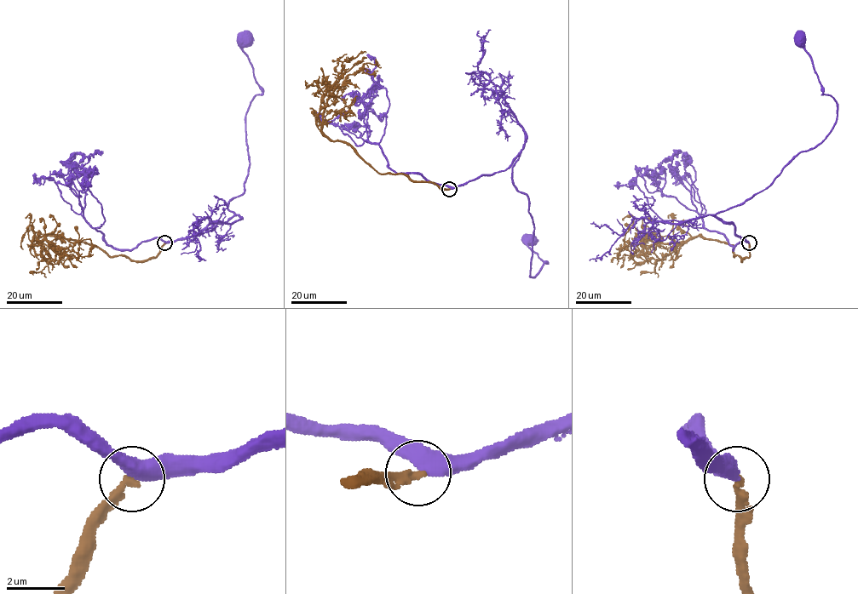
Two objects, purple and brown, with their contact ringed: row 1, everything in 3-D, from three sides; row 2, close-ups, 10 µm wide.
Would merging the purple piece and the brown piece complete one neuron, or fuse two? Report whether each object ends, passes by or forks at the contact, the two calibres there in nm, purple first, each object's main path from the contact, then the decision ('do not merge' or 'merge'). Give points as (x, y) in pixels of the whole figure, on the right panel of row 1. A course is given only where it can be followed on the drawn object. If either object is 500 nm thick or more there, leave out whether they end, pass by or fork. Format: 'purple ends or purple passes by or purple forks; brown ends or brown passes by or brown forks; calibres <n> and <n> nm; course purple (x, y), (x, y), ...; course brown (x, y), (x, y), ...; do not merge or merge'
purple passes by; brown ends; calibres 480 and 280 nm; course purple (748, 242), (716, 214), (763, 191), (798, 153), (816, 147), (837, 119), (836, 101), (823, 94), (801, 39); course brown (748, 242), (742, 261), (732, 246), (701, 236), (669, 243), (648, 234), (624, 239), (619, 253); do not merge

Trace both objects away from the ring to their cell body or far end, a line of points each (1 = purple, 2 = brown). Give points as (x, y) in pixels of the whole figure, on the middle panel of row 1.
1: (449, 188), (503, 171), (519, 156), (512, 181), (527, 197), (534, 225), (530, 277), (546, 262), (529, 241)
2: (449, 188), (377, 172), (349, 145), (322, 130), (323, 95), (365, 63), (377, 64), (375, 59)

